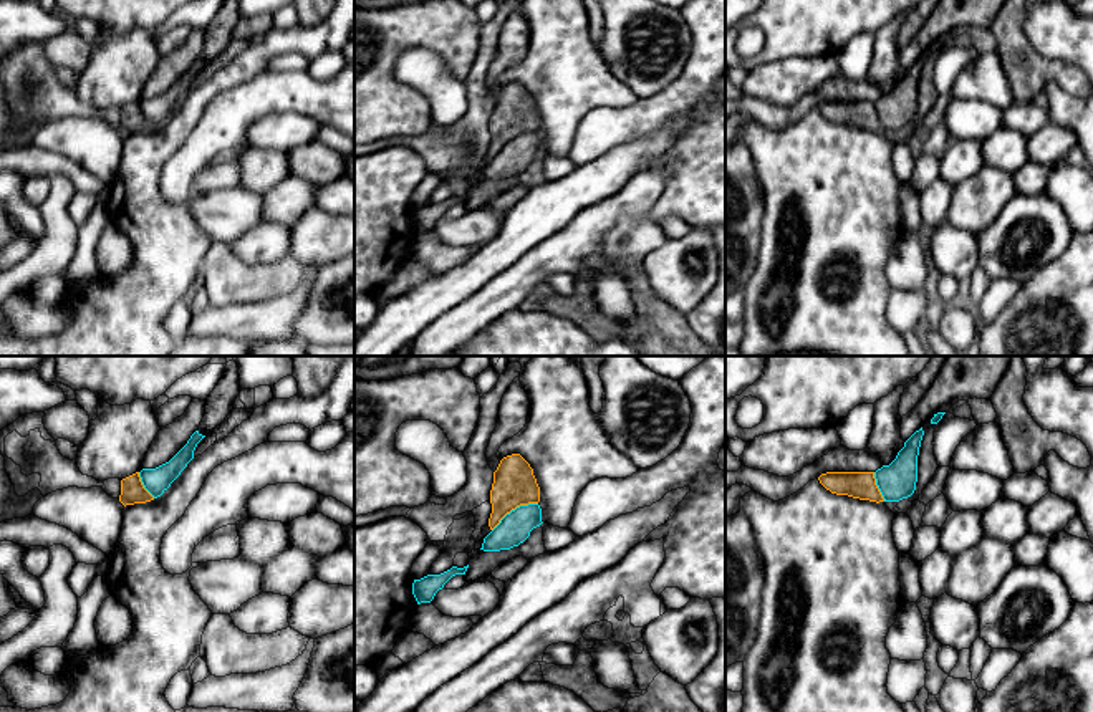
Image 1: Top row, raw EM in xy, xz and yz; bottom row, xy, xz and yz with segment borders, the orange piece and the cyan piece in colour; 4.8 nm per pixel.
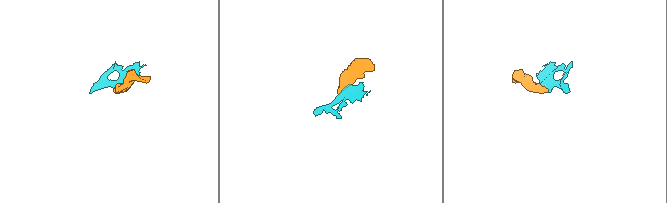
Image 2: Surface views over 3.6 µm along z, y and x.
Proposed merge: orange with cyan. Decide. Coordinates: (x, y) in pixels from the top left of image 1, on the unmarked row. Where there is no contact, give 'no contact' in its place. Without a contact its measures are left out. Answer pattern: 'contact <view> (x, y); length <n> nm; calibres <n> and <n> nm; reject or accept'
contact xz (514, 138); length 260 nm; calibres 200 and 160 nm; reject

